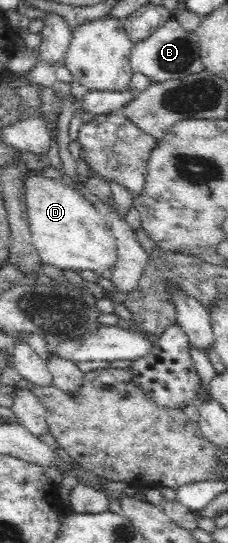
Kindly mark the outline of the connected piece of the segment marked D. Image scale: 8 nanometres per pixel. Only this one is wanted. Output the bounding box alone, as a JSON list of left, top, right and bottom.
[26,174,118,277]

